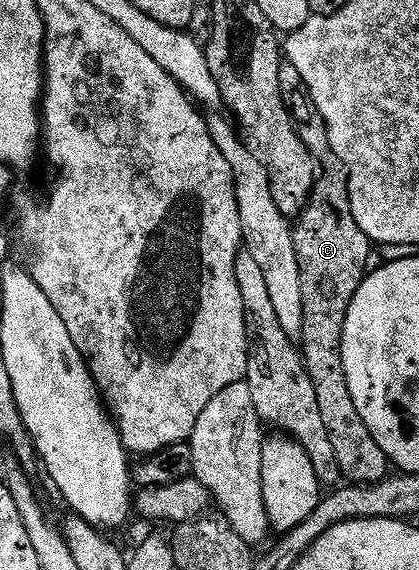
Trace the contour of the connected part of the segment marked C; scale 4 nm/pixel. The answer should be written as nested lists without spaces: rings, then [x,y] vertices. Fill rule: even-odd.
[[[283,61],[280,68],[280,92],[288,112],[298,127],[300,140],[318,163],[319,175],[306,208],[293,223],[296,264],[300,264],[300,293],[304,296],[304,324],[300,335],[300,355],[316,388],[316,404],[320,404],[320,417],[332,440],[332,452],[336,452],[336,464],[342,478],[356,486],[372,486],[388,474],[384,452],[368,432],[368,424],[360,420],[356,404],[352,404],[352,392],[348,392],[348,376],[342,359],[344,320],[352,304],[352,296],[366,279],[370,262],[370,237],[356,224],[352,216],[352,204],[348,196],[348,176],[340,156],[332,152],[332,140],[328,140],[328,128],[310,98],[310,89],[304,84],[304,76],[296,72],[291,62]]]

